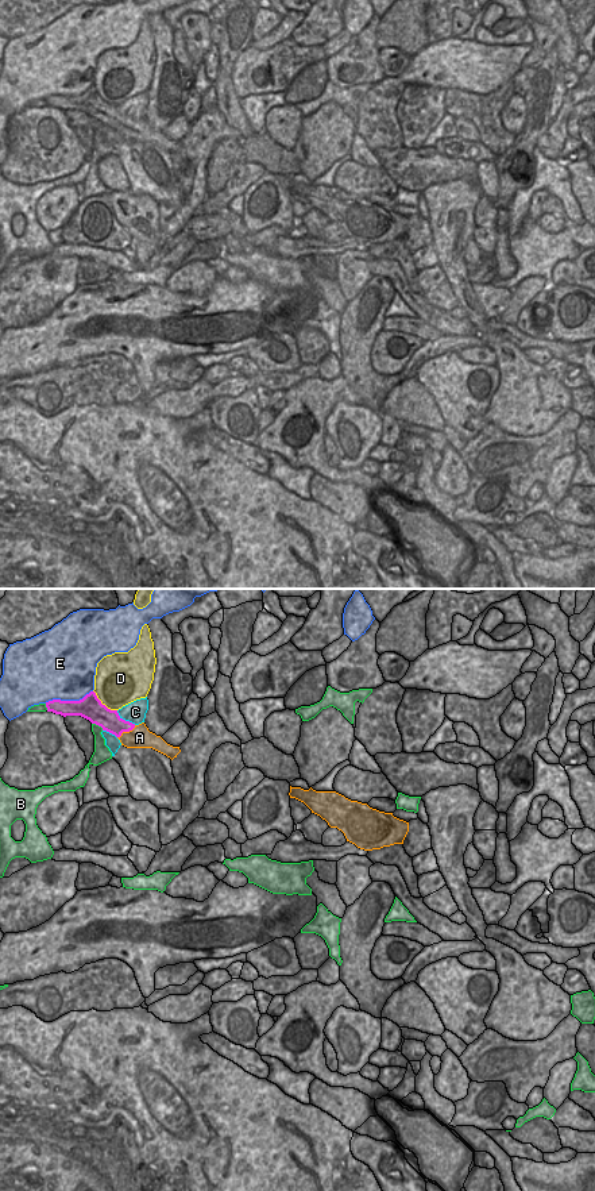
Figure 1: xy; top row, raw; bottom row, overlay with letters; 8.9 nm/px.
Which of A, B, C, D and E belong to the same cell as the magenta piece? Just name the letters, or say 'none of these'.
A

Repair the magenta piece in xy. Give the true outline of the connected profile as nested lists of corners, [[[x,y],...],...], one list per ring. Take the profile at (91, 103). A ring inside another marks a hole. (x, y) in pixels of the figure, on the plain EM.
[[[90,86],[80,96],[53,95],[46,97],[47,107],[66,111],[81,111],[112,130],[127,143],[152,143],[171,155],[181,147],[179,142],[167,139],[161,131],[150,127],[144,117],[135,120],[123,115],[117,105],[111,105]]]

